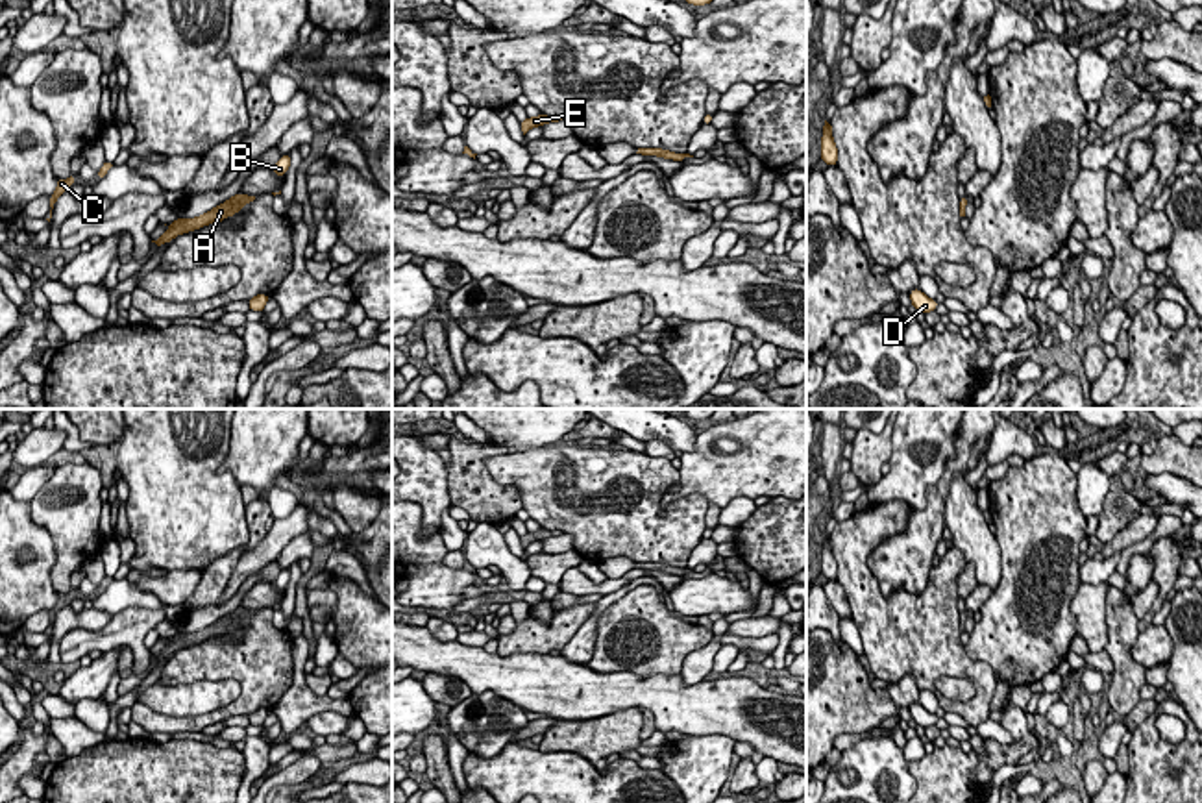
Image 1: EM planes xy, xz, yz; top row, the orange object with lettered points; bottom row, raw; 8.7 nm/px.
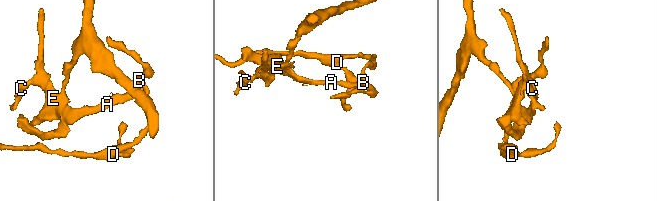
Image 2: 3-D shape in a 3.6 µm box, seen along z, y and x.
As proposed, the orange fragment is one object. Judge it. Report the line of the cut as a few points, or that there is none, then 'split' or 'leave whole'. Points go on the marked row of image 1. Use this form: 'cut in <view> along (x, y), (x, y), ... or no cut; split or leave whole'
no cut; leave whole

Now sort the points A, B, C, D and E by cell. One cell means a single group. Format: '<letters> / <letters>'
A B C D E

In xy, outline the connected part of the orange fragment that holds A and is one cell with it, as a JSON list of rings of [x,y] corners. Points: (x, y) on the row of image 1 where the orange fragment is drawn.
[[[239,192],[233,198],[226,200],[222,205],[216,205],[215,209],[211,209],[196,218],[183,218],[183,220],[176,218],[170,224],[170,228],[157,241],[152,241],[152,242],[155,244],[155,248],[159,248],[161,244],[170,242],[174,237],[178,237],[181,233],[200,229],[213,222],[222,222],[226,216],[233,216],[248,202],[253,202],[253,200],[255,200],[255,196]]]

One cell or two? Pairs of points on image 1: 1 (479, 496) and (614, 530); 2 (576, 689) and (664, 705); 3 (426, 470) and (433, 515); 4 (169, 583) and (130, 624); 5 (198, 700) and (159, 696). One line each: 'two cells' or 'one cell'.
1: two cells
2: one cell
3: one cell
4: two cells
5: one cell

